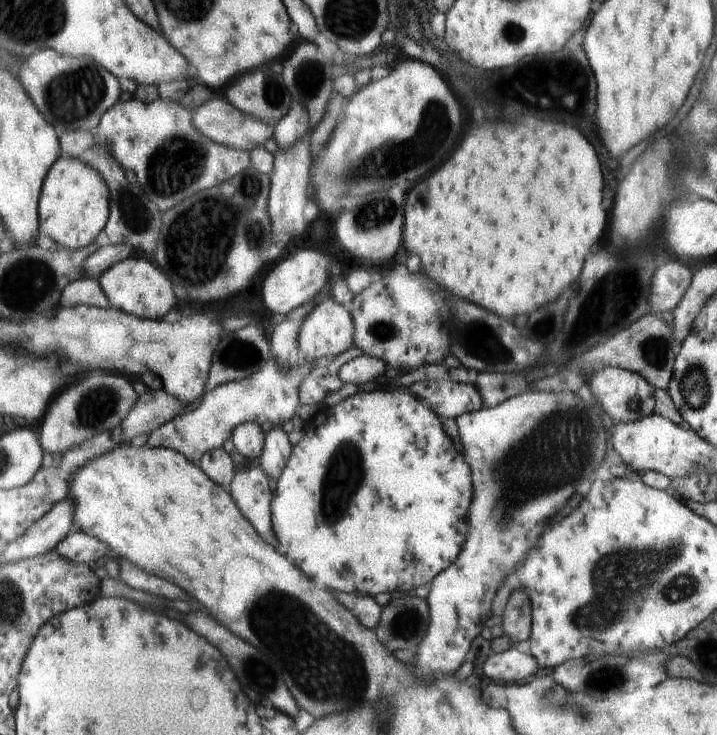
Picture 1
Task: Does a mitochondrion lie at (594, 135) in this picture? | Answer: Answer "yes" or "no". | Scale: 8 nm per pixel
no

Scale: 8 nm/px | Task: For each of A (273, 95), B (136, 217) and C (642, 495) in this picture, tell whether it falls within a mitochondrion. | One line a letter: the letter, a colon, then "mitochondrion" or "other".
A: mitochondrion
B: mitochondrion
C: other

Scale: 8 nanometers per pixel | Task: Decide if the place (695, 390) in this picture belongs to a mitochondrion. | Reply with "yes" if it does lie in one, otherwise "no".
yes

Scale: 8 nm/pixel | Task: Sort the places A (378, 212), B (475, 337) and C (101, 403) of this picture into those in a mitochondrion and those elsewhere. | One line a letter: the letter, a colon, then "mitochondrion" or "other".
A: mitochondrion
B: mitochondrion
C: mitochondrion

